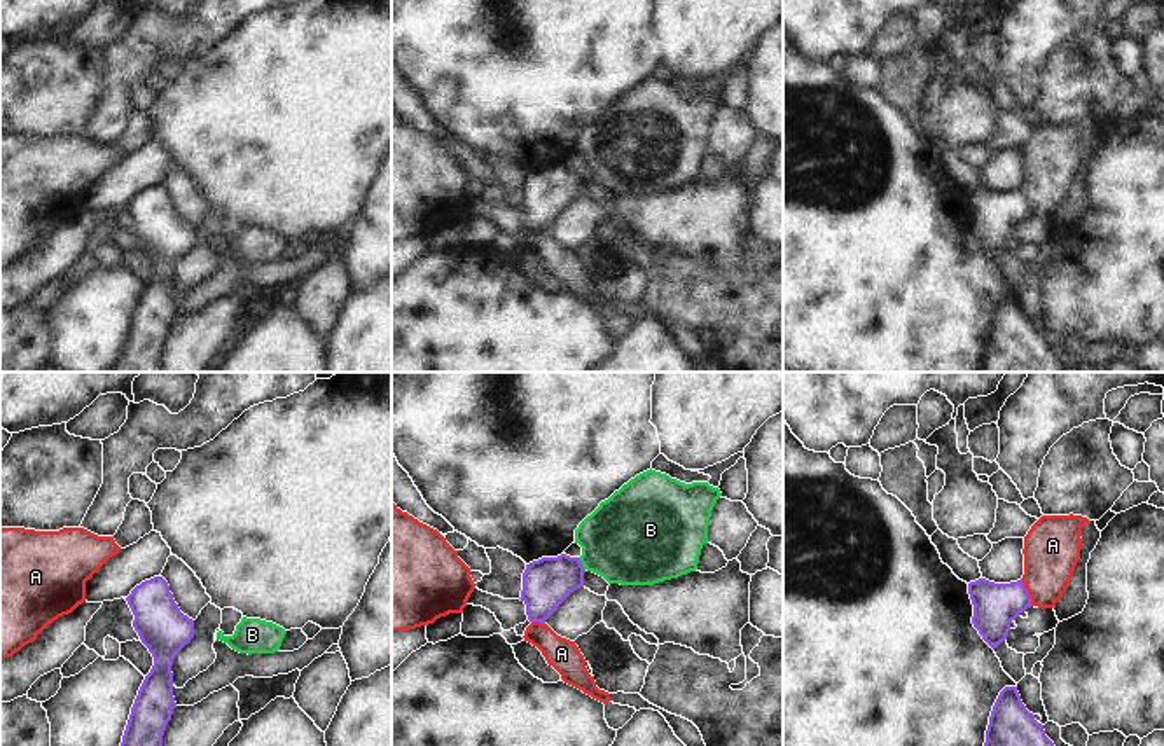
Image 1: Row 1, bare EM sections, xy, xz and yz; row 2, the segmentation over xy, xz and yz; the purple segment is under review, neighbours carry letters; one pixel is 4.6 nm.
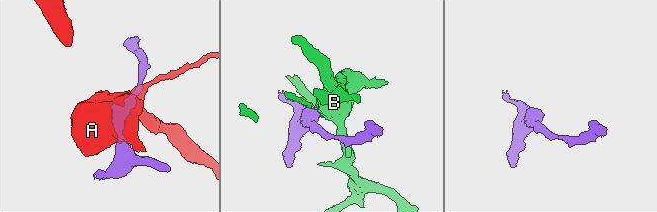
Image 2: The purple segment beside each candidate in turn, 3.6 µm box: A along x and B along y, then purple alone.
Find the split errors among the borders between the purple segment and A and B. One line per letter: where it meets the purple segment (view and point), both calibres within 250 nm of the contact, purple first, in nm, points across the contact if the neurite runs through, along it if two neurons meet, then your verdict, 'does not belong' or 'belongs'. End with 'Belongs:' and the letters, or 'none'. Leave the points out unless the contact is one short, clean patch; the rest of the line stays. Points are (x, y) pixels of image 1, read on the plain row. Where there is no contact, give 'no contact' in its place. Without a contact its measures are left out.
A: contact yz (1026, 201); calibres 200 and 260 nm; border yz (1021, 187), (1033, 214); does not belong
B: contact xz (581, 173); calibres 220 and 400 nm; border xz (577, 166), (584, 179); does not belong
Belongs: none

